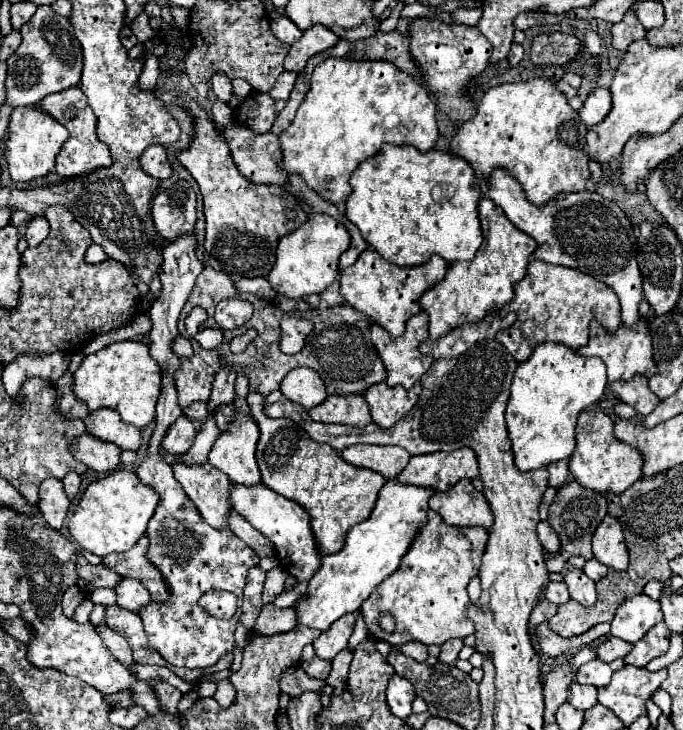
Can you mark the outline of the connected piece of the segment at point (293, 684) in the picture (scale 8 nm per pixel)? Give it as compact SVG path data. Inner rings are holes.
M292 667L288 669L282 679L280 679L280 687L284 693L288 693L290 697L296 697L296 695L302 695L304 691L316 691L320 697L320 701L323 707L327 707L330 704L330 696L320 693L320 689L324 687L322 681L312 681L304 671L302 667Z

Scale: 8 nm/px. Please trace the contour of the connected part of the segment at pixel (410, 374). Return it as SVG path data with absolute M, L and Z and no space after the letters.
M420 311L420 313L416 313L414 317L410 317L410 321L406 323L406 331L404 331L400 337L396 337L396 339L392 339L392 337L390 337L382 327L378 327L376 323L370 325L370 335L372 335L372 343L374 343L378 355L382 357L382 363L384 363L384 367L386 367L386 373L388 373L386 385L388 385L388 387L402 385L402 387L410 389L410 387L430 369L432 359L426 357L426 355L422 355L422 353L418 351L420 343L424 343L424 341L428 339L428 317L426 317L426 311Z

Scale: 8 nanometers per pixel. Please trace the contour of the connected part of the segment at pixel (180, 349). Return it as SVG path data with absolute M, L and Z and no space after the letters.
M181 335L173 341L172 350L179 357L188 357L193 354L191 342Z

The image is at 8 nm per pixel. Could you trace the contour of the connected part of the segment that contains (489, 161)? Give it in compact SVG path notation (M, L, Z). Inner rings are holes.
M530 79L490 87L478 101L476 115L456 125L450 147L452 153L464 157L472 165L476 177L480 179L490 177L496 169L506 169L522 185L528 201L536 207L542 207L560 193L578 193L586 189L586 181L590 179L588 157L584 153L586 133L586 125L582 125L578 113L568 105L568 99L556 89L552 81Z

